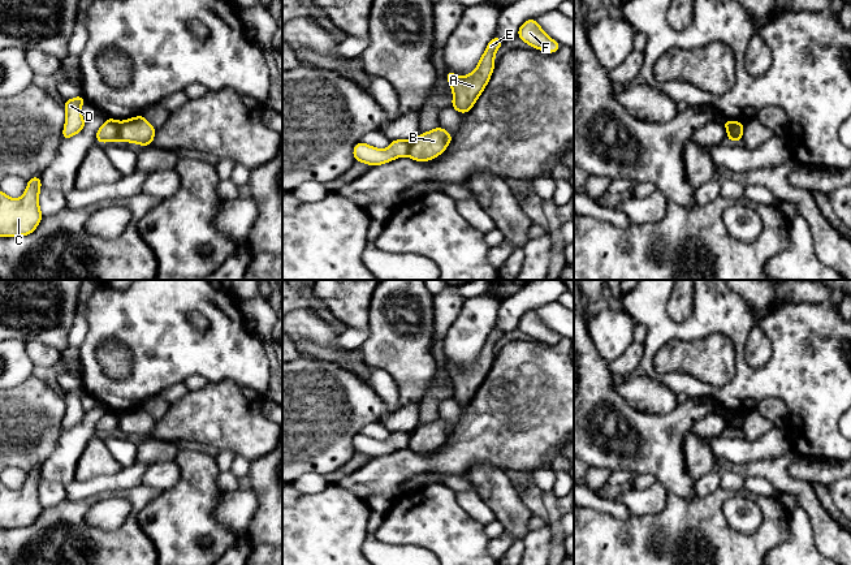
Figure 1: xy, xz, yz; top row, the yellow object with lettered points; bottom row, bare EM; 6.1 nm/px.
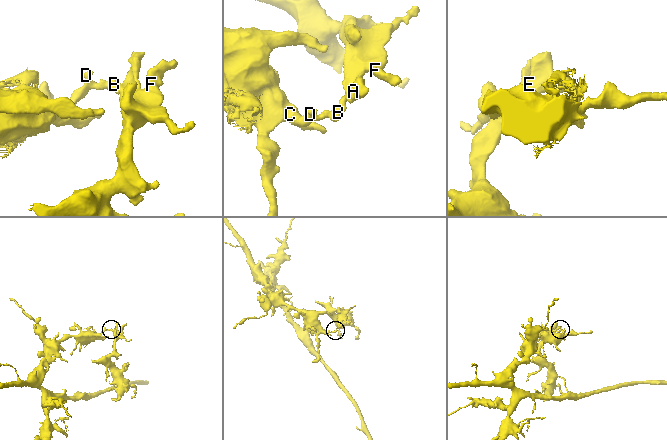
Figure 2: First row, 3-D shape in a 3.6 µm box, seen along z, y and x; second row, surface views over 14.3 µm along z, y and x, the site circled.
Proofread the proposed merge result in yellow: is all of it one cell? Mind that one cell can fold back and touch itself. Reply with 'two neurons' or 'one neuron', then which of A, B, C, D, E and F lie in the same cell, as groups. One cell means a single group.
two neurons; A B E F / C D

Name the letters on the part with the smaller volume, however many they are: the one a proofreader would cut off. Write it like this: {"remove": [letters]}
{"remove": ["A", "B", "E", "F"]}

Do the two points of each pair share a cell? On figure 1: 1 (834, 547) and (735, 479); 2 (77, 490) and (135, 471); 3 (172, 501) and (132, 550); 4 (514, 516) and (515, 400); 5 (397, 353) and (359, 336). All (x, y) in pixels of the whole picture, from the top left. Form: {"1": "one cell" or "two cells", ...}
{"1": "two cells", "2": "one cell", "3": "two cells", "4": "two cells", "5": "two cells"}

